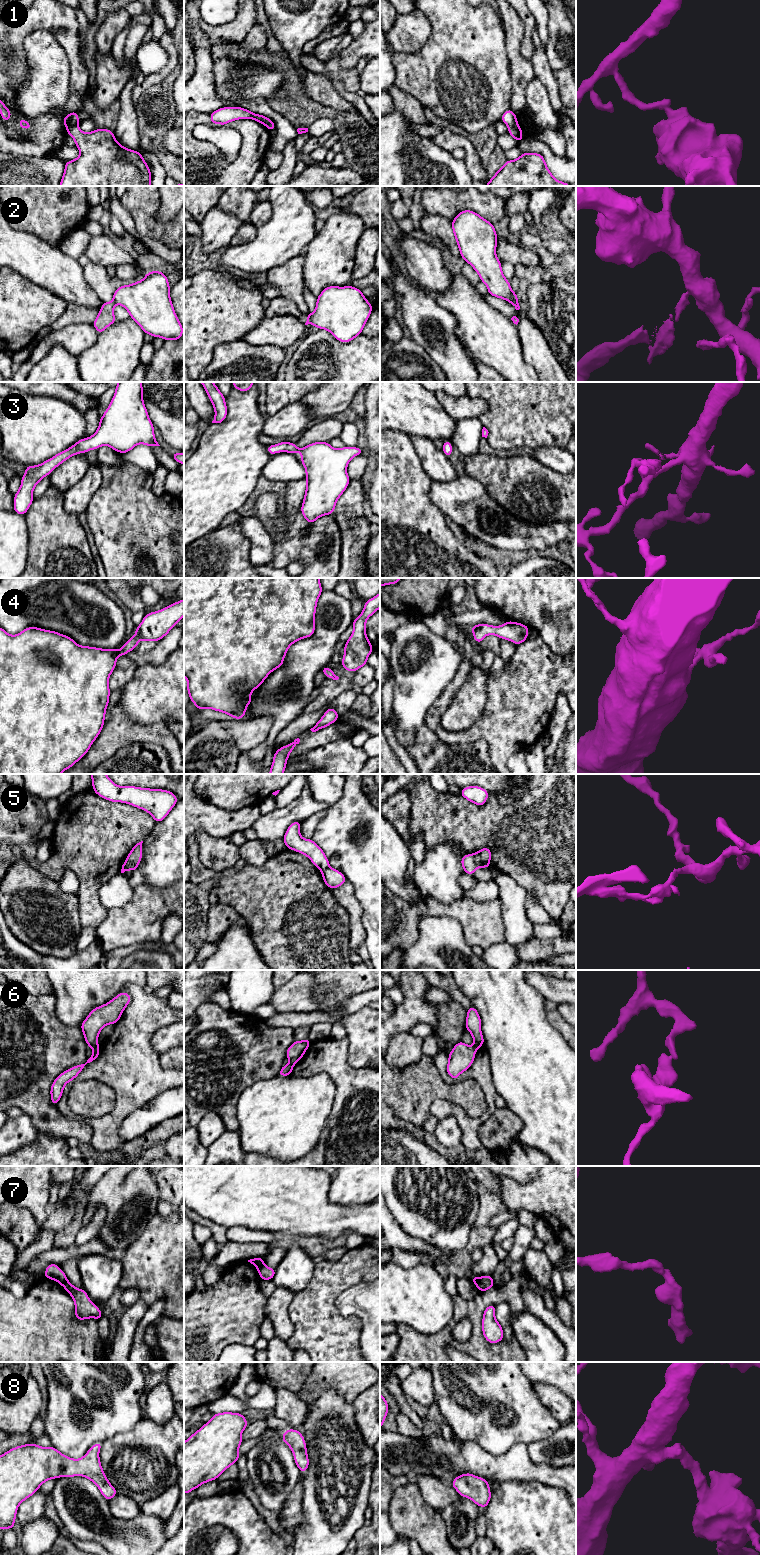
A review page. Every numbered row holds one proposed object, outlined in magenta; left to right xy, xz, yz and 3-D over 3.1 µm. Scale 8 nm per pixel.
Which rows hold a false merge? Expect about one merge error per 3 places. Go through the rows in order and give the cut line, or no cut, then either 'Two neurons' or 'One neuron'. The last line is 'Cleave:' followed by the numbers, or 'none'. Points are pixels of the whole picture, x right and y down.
1: Split along xy (77, 124), (70, 125), (67, 128). Two neurons
2: Split along xy (113, 299), (116, 303). Two neurons
3: No split. One neuron
4: No split. One neuron
5: Split along yz (471, 854), (477, 866). Two neurons
6: Split along xy (98, 1046), (93, 1049). Two neurons
7: Split along yz (482, 1277), (476, 1285). Two neurons
8: No split. One neuron
Cleave: 1, 2, 5, 6, 7

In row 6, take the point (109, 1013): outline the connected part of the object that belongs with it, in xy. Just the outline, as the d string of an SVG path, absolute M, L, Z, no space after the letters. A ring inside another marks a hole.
M121 992L108 1003L94 1008L88 1014L81 1023L81 1030L87 1046L92 1049L99 1047L98 1036L101 1029L106 1025L116 1024L131 1000L128 993Z

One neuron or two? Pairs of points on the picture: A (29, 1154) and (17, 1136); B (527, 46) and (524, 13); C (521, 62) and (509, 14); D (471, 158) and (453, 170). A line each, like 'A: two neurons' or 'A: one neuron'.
A: two neurons
B: one neuron
C: one neuron
D: two neurons

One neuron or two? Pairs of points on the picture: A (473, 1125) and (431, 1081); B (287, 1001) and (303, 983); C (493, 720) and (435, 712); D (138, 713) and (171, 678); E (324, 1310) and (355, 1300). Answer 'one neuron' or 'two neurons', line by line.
A: two neurons
B: one neuron
C: two neurons
D: one neuron
E: two neurons

